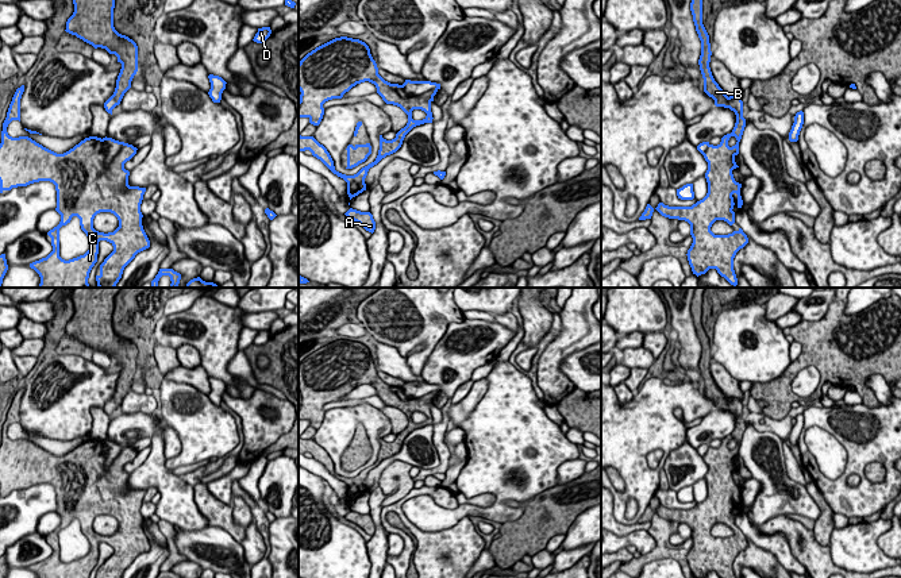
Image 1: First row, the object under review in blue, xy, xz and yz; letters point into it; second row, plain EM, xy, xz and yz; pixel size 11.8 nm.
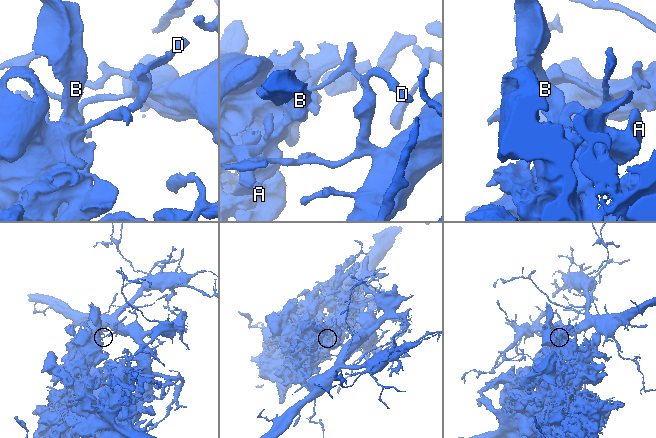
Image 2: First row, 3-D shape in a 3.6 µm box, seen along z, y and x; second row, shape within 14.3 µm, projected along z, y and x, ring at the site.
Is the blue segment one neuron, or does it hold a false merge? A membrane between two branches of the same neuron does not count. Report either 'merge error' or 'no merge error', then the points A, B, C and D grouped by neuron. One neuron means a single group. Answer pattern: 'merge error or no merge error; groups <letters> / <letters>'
merge error; groups A B C / D

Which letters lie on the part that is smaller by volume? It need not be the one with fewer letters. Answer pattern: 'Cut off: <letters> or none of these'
Cut off: D

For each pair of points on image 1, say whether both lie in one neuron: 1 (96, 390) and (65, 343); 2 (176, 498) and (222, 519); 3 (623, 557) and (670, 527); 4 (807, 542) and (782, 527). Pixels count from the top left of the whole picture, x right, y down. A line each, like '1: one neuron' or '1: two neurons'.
1: two neurons
2: two neurons
3: two neurons
4: one neuron

